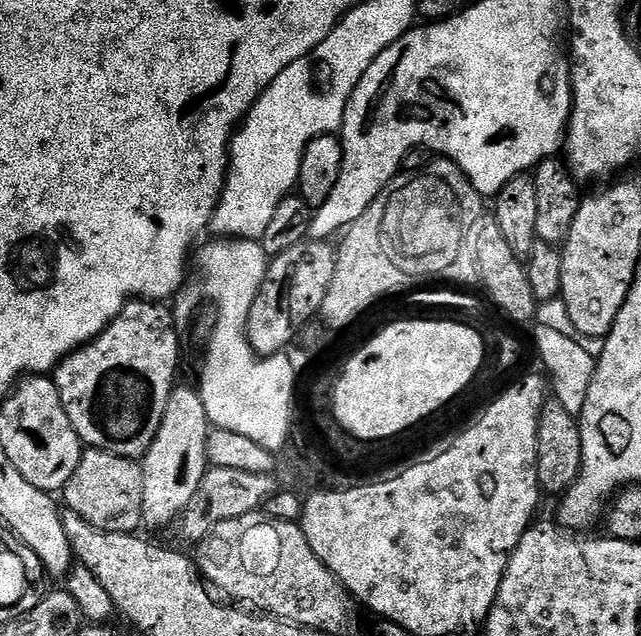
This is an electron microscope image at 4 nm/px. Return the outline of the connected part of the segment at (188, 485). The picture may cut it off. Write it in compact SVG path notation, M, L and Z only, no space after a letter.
M173 387L170 402L166 402L166 414L162 414L162 426L158 426L158 434L150 450L142 457L142 514L147 527L164 528L167 524L175 525L184 511L192 505L194 494L198 494L198 486L202 486L202 478L210 467L206 454L210 431L206 406L195 387L180 387Z

